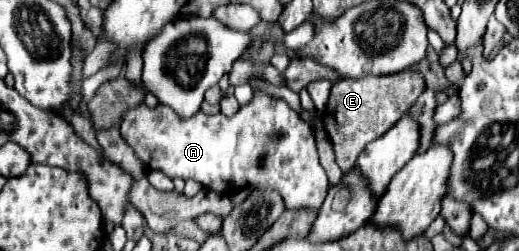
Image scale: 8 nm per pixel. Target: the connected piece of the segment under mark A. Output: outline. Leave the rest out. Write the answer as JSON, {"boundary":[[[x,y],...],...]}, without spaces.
{"boundary":[[[254,90],[254,96],[248,104],[240,106],[240,110],[234,116],[206,116],[198,112],[190,120],[178,120],[174,112],[162,104],[158,104],[154,110],[140,104],[138,108],[130,110],[124,116],[124,122],[120,126],[122,138],[136,150],[136,156],[144,162],[148,170],[162,170],[170,178],[182,178],[182,180],[198,180],[206,188],[228,192],[246,188],[250,184],[256,184],[258,188],[272,188],[276,190],[286,210],[320,210],[326,192],[330,188],[326,170],[322,168],[318,160],[318,150],[314,142],[314,132],[310,124],[306,124],[298,114],[286,114],[282,112],[282,106],[288,106],[280,98],[270,98],[262,90]]]}

